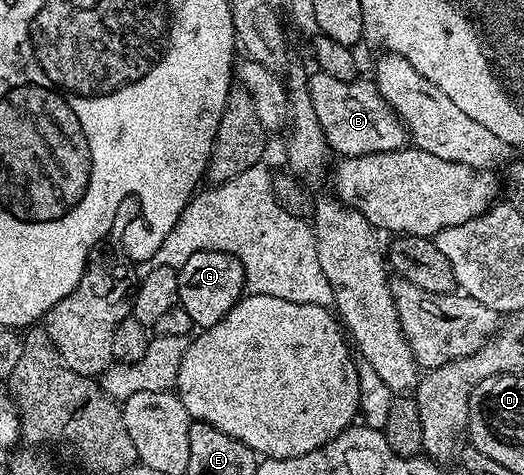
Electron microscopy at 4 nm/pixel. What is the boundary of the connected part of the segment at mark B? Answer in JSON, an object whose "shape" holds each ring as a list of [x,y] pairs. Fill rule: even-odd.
{"shape":[[[315,70],[307,78],[306,88],[312,97],[316,121],[320,121],[320,129],[324,129],[324,137],[335,156],[388,153],[407,146],[408,134],[405,124],[378,92],[376,83],[365,83],[364,79],[359,77],[351,83],[345,83],[336,81],[336,77],[328,77],[328,73],[320,70]]]}

